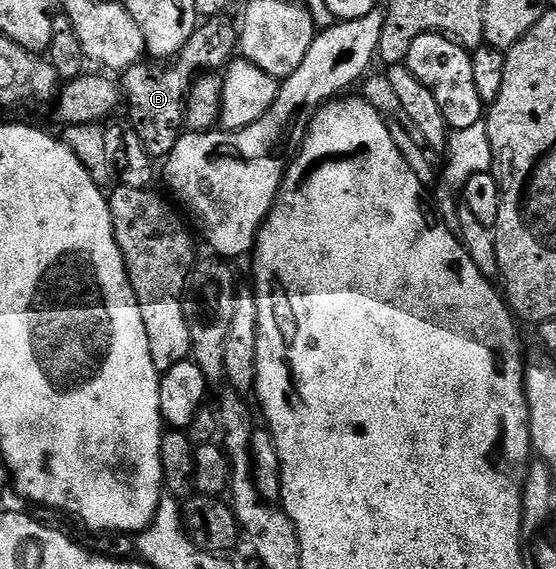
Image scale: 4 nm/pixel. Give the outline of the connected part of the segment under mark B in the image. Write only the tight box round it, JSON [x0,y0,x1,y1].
[121,16,239,159]

